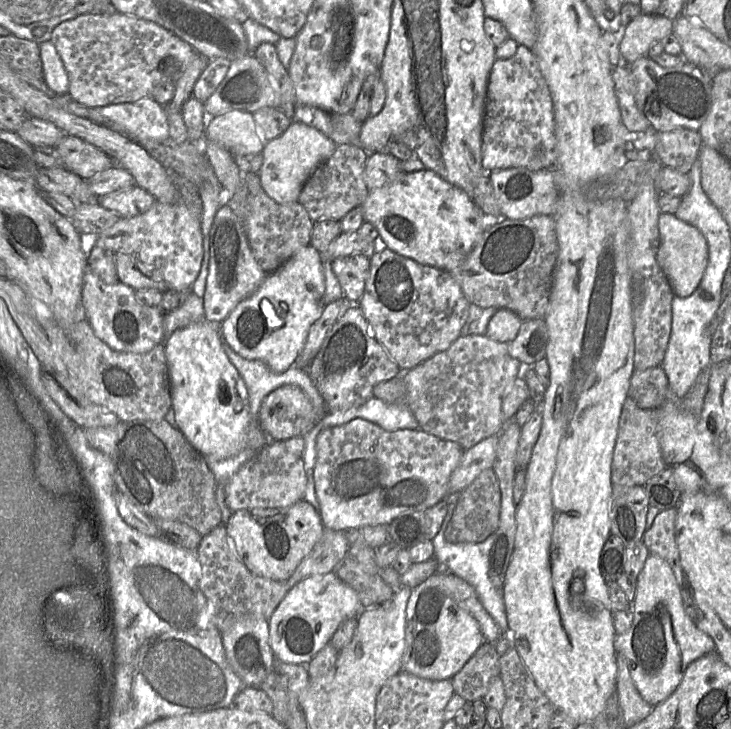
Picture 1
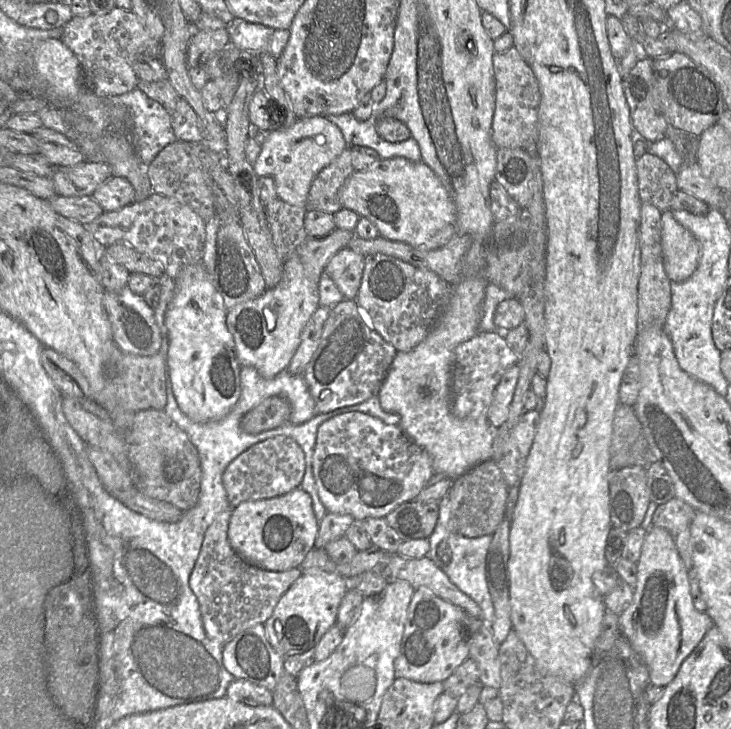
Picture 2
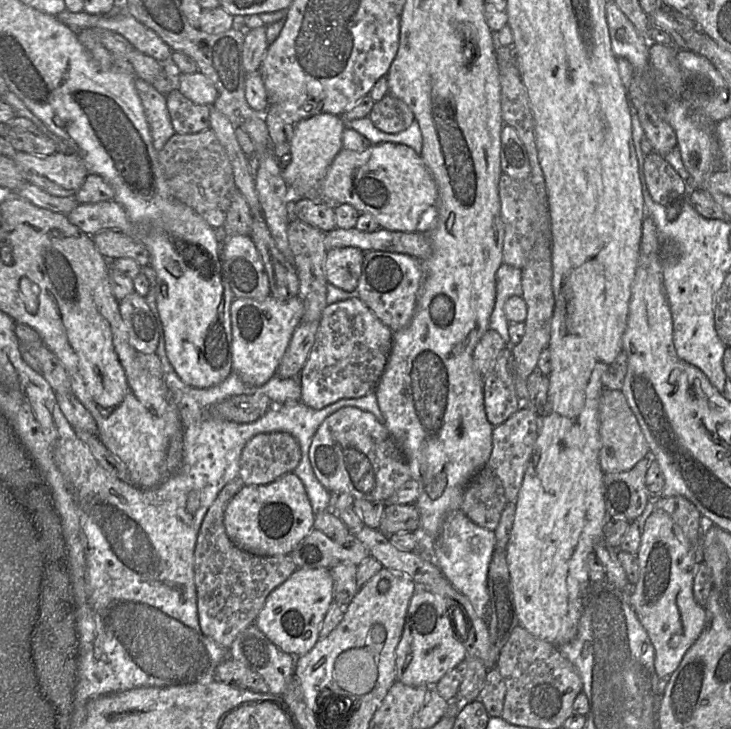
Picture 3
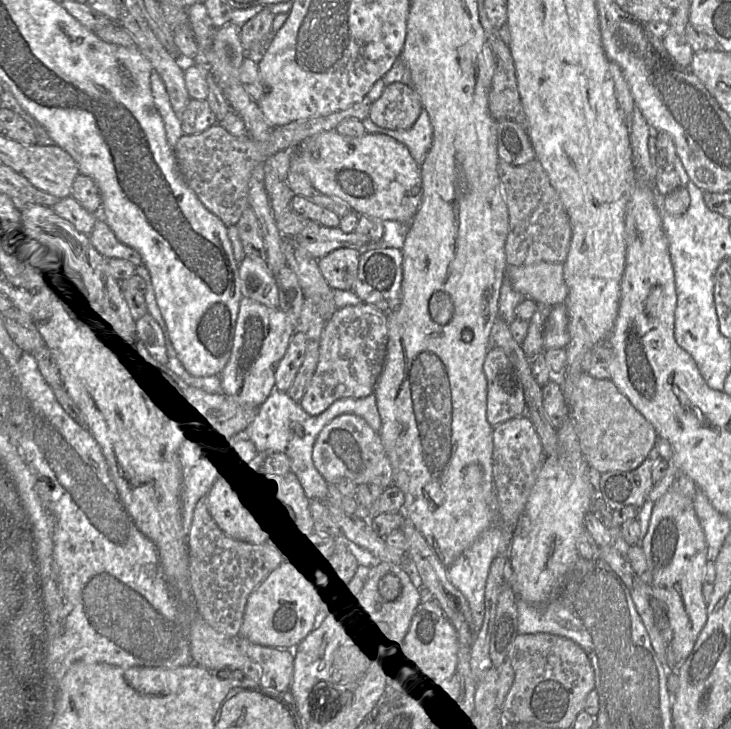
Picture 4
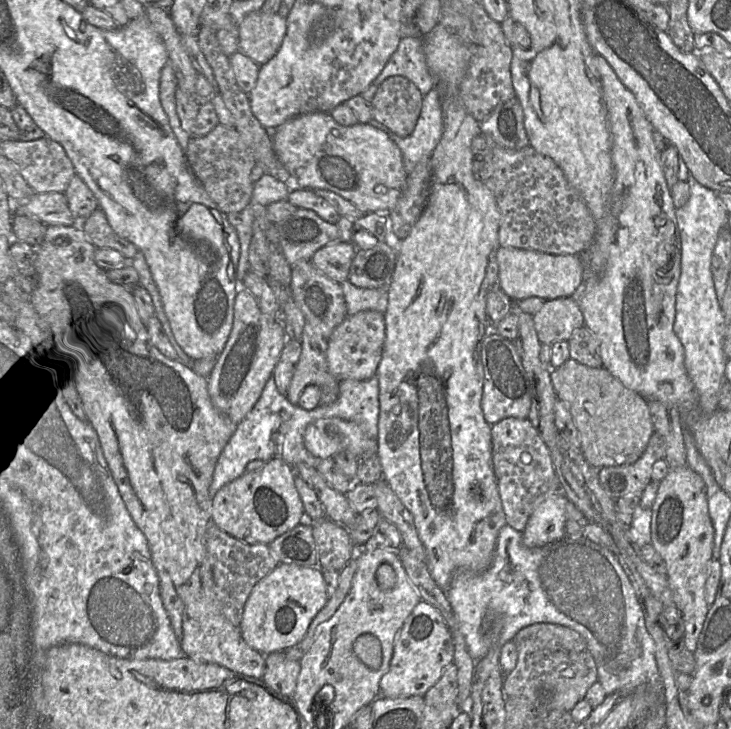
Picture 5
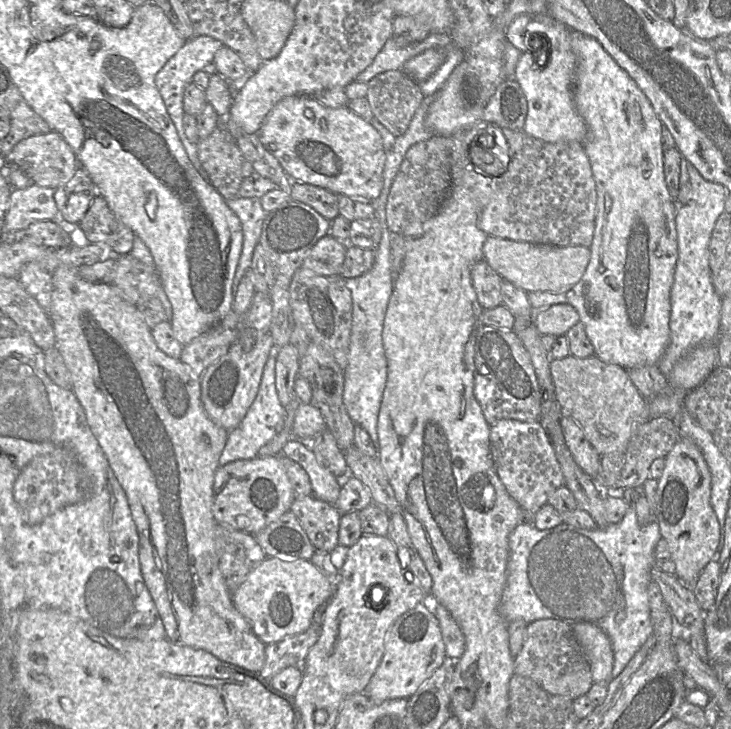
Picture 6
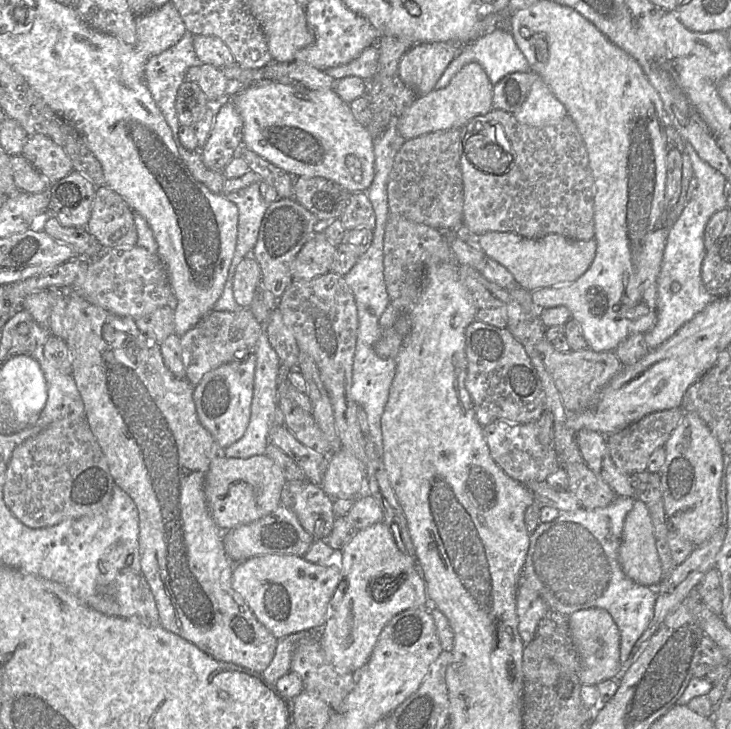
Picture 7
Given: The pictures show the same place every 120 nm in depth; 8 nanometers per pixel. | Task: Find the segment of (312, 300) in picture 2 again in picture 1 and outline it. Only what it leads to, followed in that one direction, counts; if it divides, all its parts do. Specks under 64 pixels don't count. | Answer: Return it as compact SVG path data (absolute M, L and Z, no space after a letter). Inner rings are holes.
M311 245L298 250L290 259L283 263L276 271L265 276L260 286L248 297L243 299L227 315L220 324L220 333L224 340L237 354L248 360L264 362L271 370L282 373L295 365L306 342L311 326L323 313L324 293L326 290L323 261L321 253ZM263 299L268 299L281 317L281 325L270 331L266 317L261 309Z

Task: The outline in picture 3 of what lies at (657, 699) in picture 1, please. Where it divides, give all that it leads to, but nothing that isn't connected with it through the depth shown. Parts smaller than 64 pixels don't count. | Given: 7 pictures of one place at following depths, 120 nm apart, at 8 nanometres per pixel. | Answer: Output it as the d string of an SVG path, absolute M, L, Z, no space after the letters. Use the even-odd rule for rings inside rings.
M654 509L644 525L637 560L639 578L628 595L628 601L655 649L657 676L659 679L670 678L705 625L705 609L693 595L697 567L695 550L671 516Z

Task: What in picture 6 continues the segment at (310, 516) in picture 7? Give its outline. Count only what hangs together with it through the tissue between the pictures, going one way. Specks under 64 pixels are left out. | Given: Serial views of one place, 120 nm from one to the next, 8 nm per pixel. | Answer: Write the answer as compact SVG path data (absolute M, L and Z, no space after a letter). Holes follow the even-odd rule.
M316 496L295 497L290 511L296 516L315 550L331 553L338 546L342 513Z

